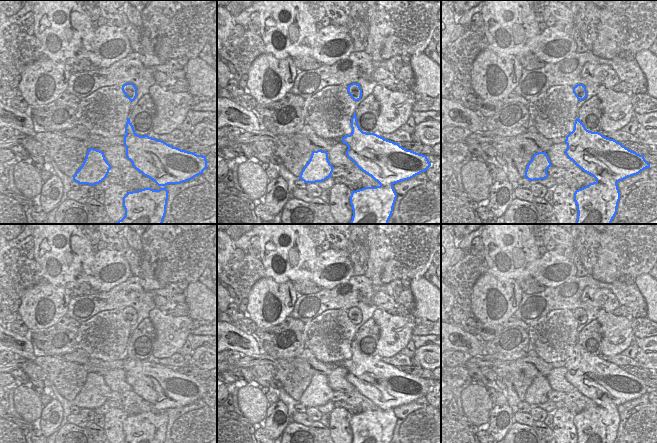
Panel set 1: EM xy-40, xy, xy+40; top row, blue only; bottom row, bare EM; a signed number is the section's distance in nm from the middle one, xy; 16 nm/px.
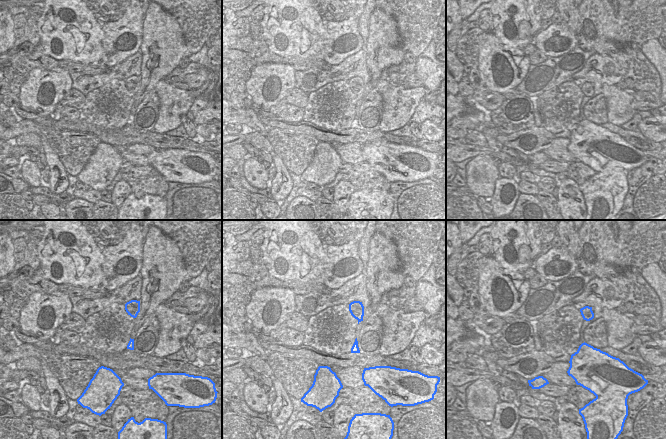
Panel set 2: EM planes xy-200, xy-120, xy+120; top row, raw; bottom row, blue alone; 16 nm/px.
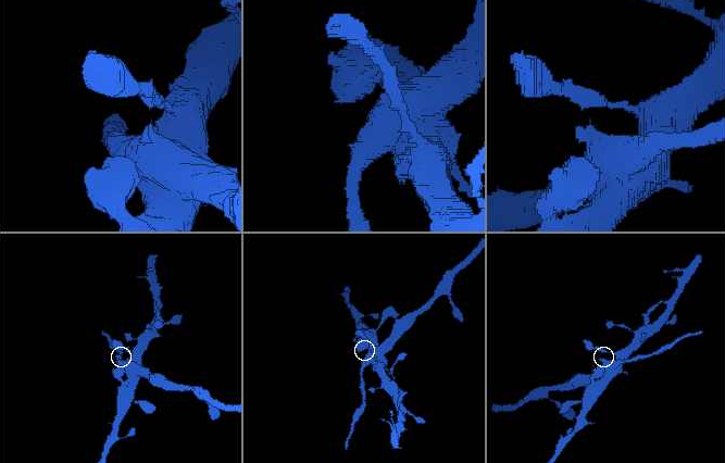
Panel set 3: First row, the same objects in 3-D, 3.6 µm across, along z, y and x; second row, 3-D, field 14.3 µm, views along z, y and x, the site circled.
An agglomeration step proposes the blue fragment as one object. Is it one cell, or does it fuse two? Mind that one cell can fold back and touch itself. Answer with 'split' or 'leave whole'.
split

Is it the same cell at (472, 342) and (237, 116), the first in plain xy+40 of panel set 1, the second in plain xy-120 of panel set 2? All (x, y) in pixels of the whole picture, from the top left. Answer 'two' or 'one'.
one

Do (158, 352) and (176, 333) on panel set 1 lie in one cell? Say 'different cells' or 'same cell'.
same cell

